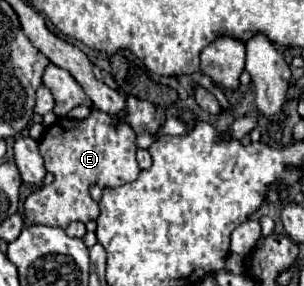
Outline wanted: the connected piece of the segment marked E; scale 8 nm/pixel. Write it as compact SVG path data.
M91 110L91 114L83 120L71 120L71 118L57 118L53 126L49 126L41 140L39 140L39 152L43 156L47 172L53 174L53 182L37 192L31 192L31 196L23 202L23 216L31 224L45 224L45 226L59 226L67 228L69 222L81 220L89 222L96 220L100 214L98 203L93 201L89 188L93 184L97 186L121 186L127 182L133 182L139 176L139 166L135 160L135 132L127 122L113 122L109 114L101 114L101 110Z

